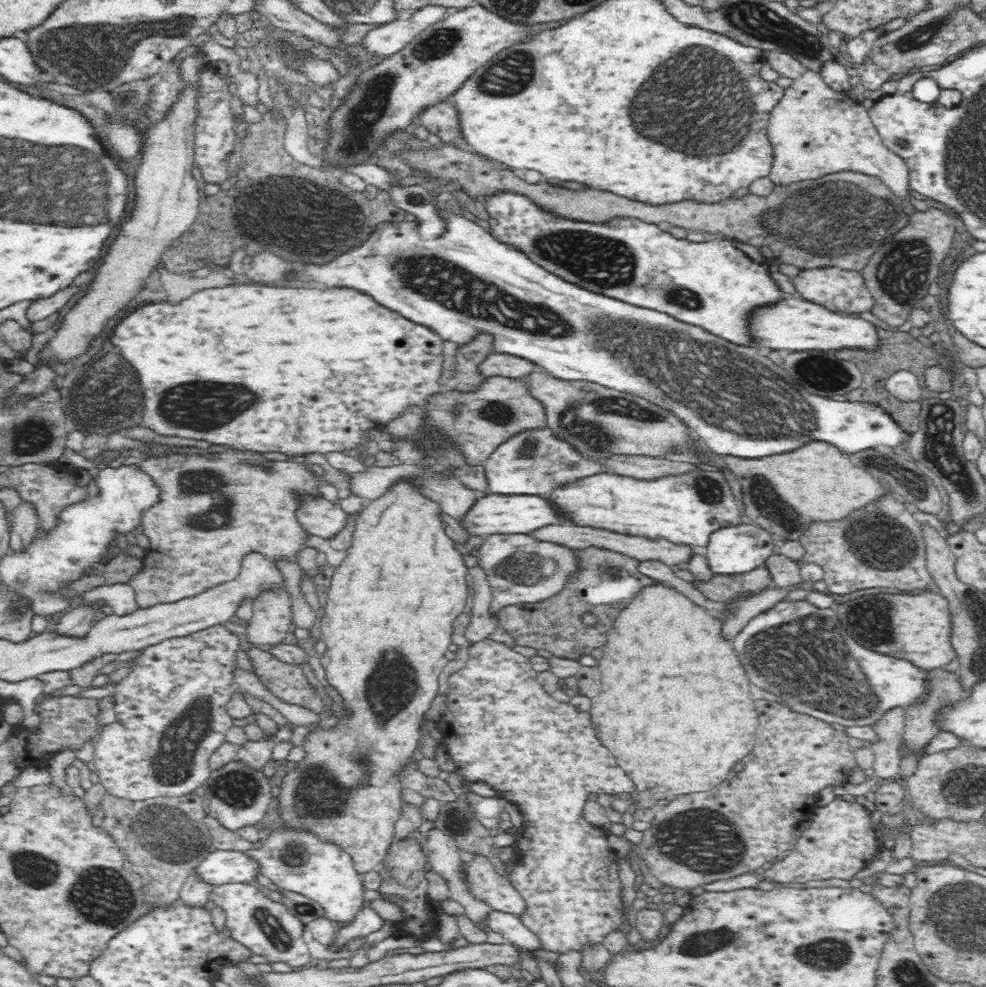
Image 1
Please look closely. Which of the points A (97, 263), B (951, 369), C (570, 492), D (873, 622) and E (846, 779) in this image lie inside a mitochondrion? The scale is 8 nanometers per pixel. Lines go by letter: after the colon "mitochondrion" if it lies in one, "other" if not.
A: other
B: other
C: other
D: mitochondrion
E: other

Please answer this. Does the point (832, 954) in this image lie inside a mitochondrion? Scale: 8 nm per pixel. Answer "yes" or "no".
yes

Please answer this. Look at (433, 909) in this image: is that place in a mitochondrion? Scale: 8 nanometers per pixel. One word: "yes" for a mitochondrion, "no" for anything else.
no

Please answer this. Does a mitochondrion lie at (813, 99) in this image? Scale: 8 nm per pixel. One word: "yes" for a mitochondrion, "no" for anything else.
no

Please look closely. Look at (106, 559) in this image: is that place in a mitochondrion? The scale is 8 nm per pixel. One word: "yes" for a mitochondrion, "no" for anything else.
no

